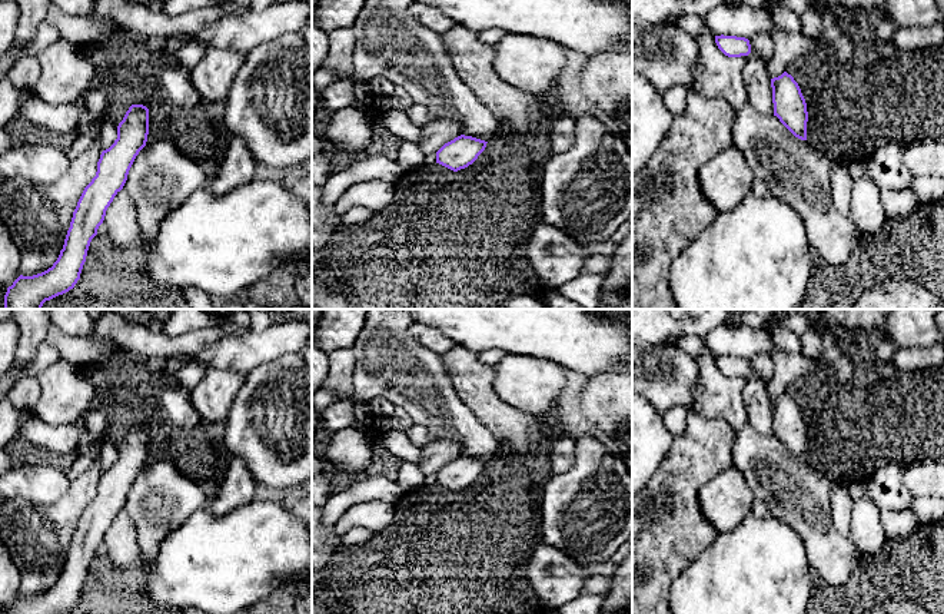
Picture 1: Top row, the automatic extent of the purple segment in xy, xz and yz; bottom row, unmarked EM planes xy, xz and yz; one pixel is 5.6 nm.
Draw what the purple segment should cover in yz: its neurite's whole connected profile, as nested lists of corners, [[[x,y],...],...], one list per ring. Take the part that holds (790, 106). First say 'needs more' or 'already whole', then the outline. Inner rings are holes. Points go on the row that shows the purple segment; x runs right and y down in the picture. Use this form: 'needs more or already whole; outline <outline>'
already whole; outline [[[784,72],[771,79],[774,116],[798,139],[807,140],[808,112],[798,83]]]

